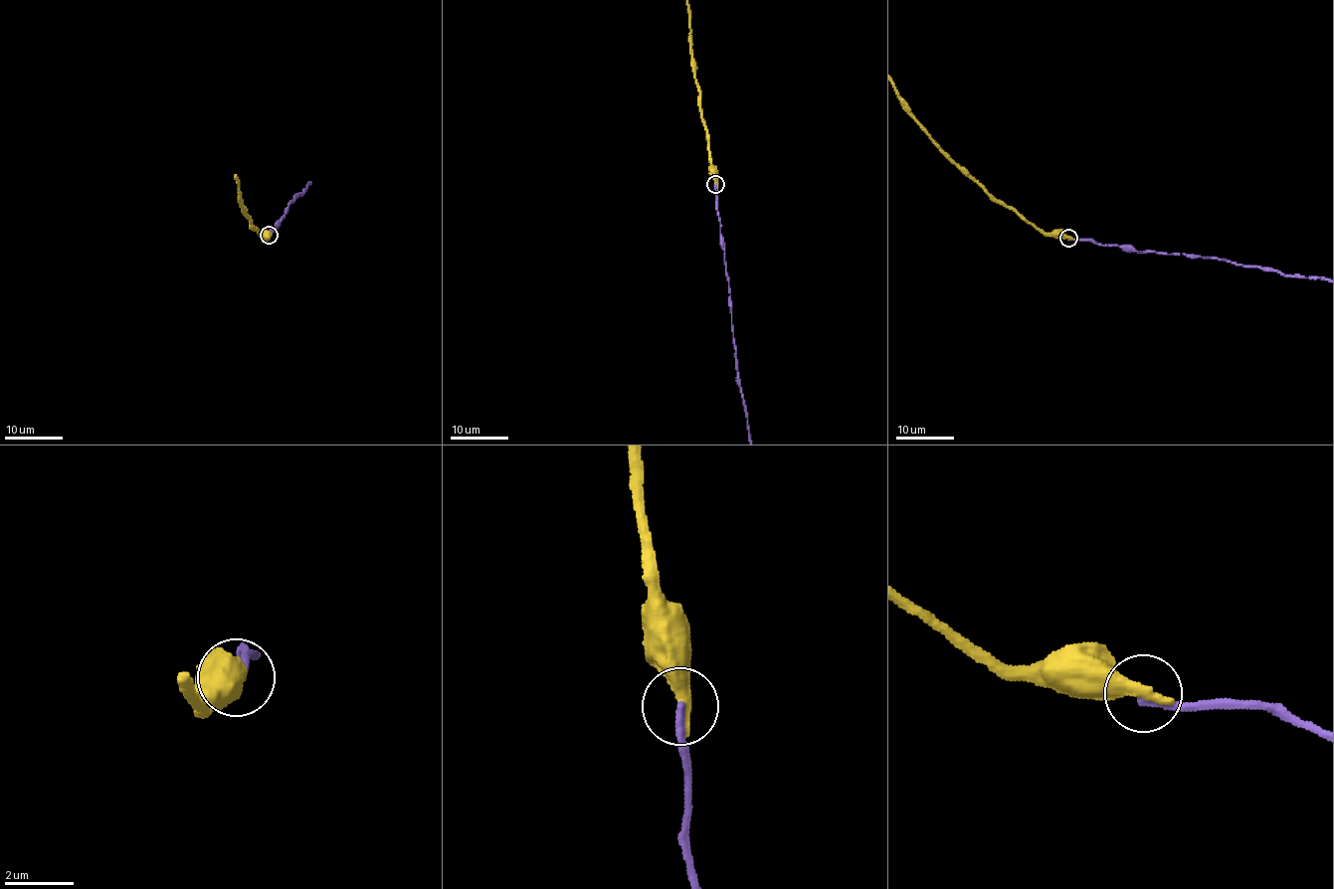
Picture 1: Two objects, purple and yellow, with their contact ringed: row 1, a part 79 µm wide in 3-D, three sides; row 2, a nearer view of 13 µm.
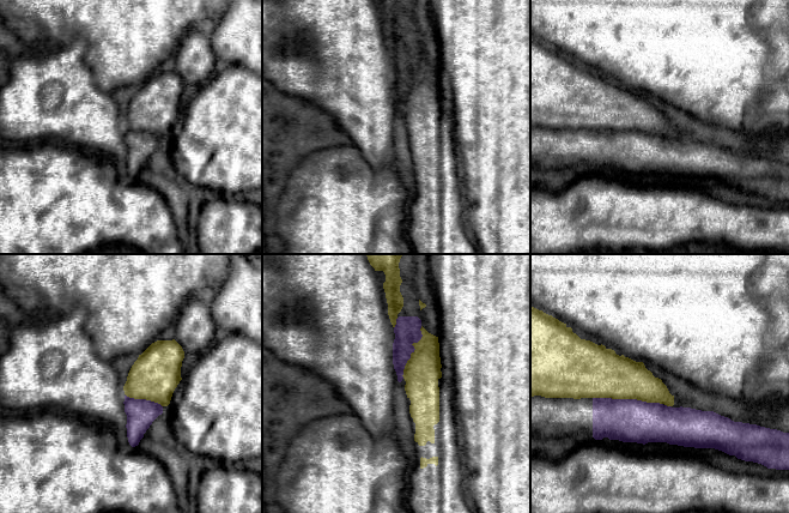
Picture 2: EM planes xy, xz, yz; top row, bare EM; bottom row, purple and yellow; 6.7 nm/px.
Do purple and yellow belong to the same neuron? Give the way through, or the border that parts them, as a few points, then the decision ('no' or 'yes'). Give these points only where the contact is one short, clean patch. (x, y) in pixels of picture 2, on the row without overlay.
no

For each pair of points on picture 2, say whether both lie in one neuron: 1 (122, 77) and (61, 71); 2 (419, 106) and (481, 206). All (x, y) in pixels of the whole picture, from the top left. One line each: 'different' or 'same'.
1: different
2: different

